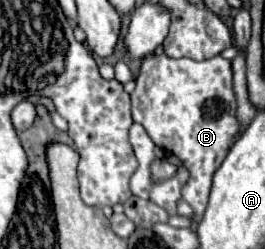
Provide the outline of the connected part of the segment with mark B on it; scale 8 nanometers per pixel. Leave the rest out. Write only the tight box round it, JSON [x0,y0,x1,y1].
[131,54,241,224]

